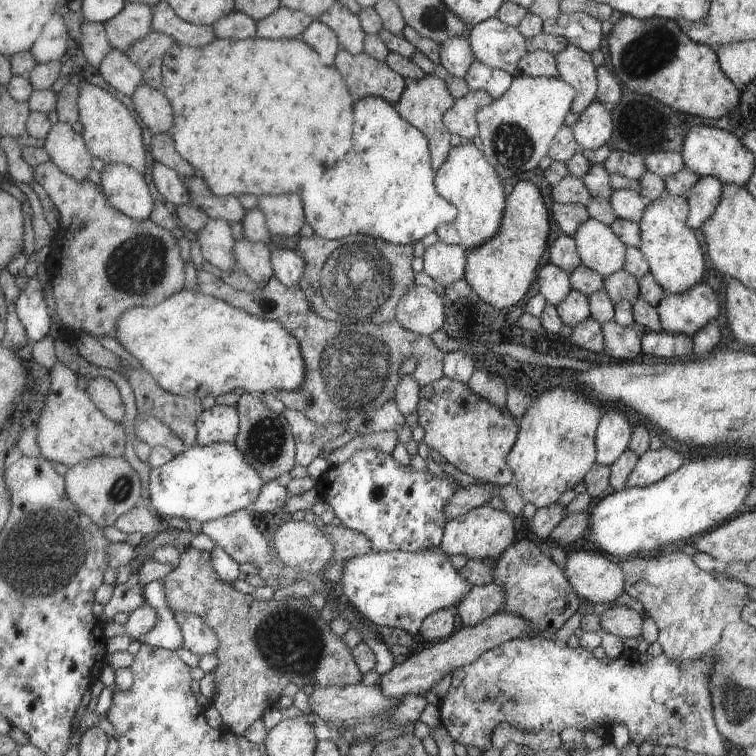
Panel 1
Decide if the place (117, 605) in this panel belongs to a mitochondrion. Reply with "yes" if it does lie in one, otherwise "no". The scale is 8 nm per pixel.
no

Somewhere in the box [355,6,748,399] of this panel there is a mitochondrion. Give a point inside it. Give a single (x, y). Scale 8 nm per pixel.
(655, 47)

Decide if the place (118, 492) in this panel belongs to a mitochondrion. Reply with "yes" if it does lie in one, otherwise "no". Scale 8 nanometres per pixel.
yes

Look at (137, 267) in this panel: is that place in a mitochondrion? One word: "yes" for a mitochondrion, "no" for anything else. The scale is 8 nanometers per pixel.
yes

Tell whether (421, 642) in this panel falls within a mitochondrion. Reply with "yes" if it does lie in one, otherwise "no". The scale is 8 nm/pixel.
no

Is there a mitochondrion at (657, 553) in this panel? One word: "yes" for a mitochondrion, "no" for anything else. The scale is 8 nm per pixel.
no

